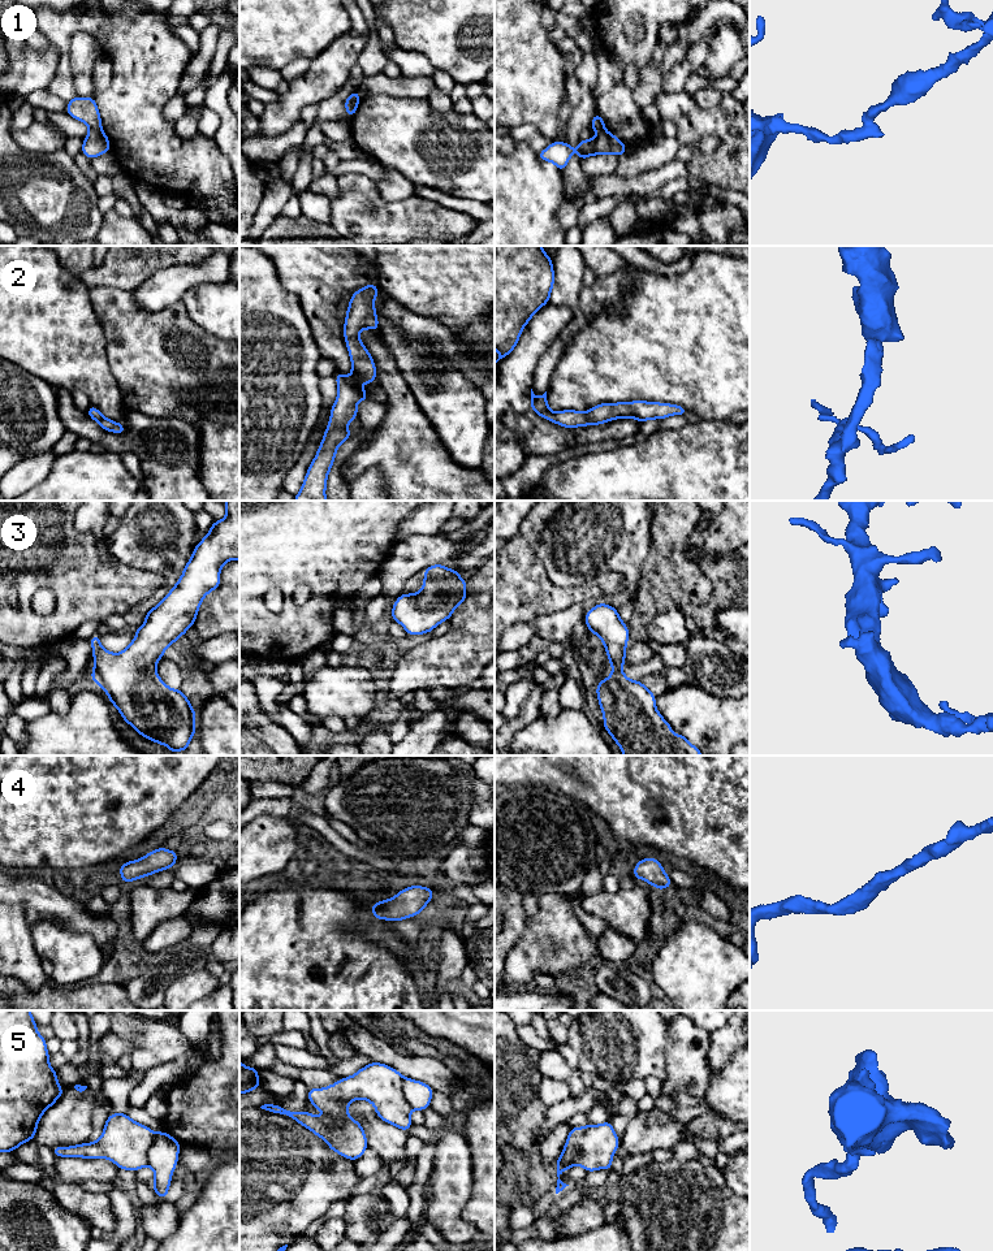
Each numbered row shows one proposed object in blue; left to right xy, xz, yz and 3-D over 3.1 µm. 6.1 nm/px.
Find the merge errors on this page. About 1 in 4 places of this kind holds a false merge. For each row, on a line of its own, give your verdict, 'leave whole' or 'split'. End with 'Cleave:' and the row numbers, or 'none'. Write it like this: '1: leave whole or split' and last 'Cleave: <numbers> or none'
1: split
2: leave whole
3: leave whole
4: leave whole
5: split
Cleave: 1, 5

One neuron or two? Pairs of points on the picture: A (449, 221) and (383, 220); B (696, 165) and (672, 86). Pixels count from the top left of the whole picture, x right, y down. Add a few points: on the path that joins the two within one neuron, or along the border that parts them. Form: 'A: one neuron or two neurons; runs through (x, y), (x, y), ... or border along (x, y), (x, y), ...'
A: one neuron; runs through (432, 221), (400, 221)
B: two neurons; border along (664, 90), (666, 92), (682, 91)

